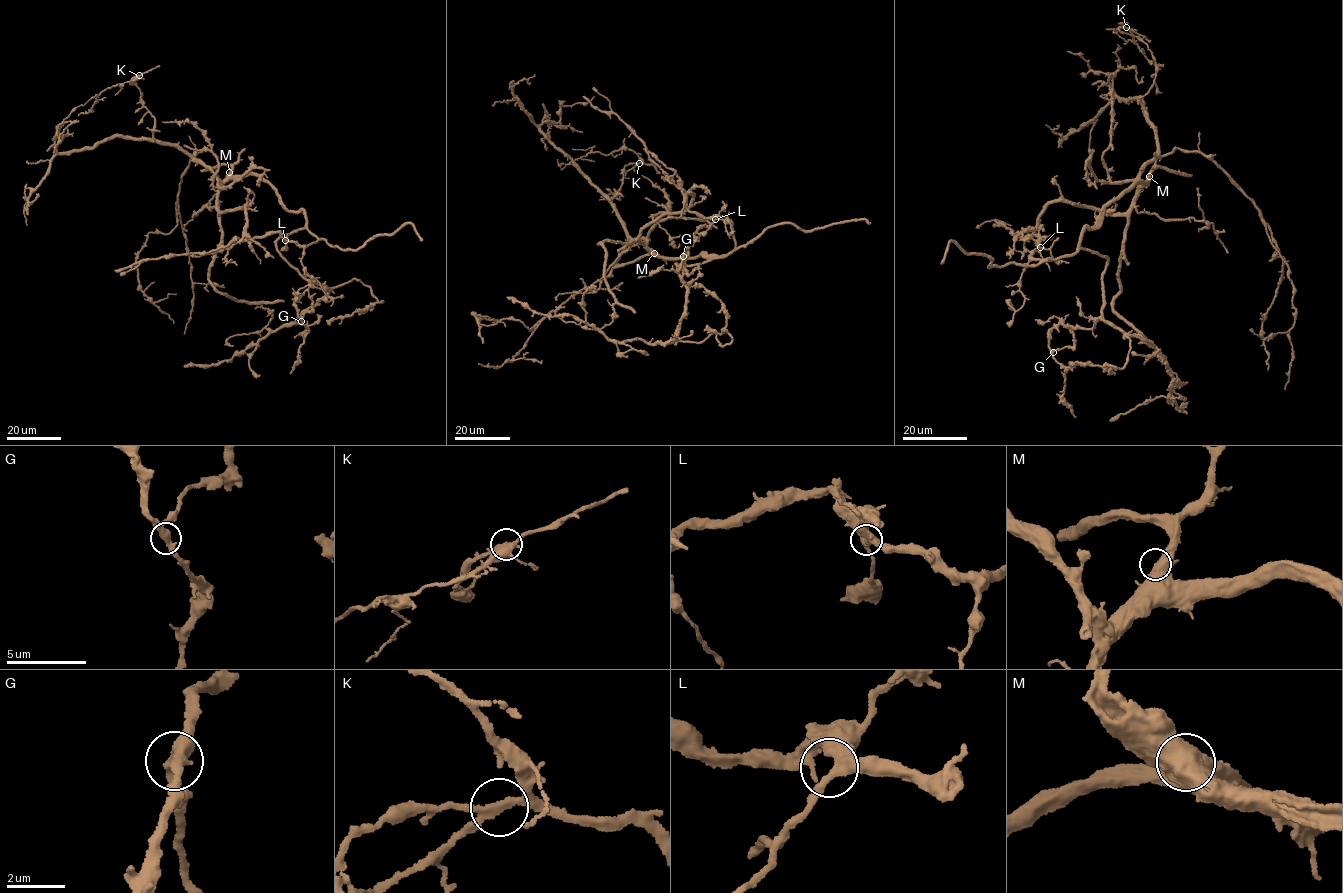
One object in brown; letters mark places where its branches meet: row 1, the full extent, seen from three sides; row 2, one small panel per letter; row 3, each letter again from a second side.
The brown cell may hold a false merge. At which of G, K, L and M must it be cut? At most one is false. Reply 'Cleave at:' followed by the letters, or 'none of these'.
Cleave at: K

